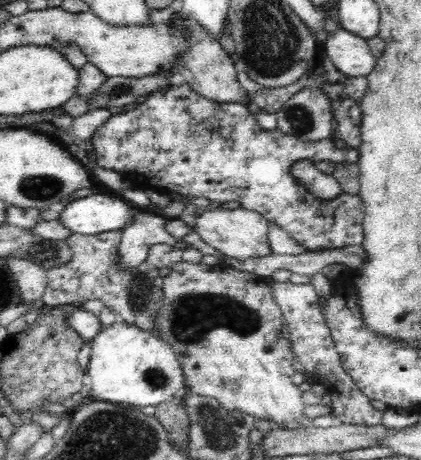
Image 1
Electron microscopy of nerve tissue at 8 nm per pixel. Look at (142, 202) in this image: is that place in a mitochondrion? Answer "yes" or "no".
no

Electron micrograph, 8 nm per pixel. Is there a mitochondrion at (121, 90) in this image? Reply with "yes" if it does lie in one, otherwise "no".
yes

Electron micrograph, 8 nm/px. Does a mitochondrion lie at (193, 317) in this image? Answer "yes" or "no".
yes

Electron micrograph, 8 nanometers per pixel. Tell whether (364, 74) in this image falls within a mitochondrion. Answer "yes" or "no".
no

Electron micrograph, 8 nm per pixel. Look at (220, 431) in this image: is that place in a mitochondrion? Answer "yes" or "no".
yes

